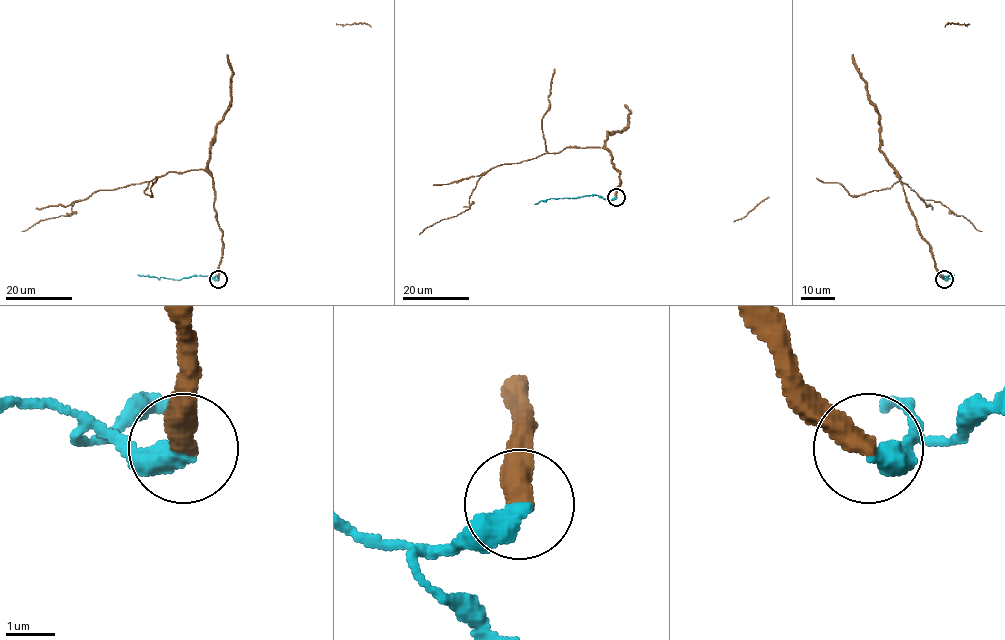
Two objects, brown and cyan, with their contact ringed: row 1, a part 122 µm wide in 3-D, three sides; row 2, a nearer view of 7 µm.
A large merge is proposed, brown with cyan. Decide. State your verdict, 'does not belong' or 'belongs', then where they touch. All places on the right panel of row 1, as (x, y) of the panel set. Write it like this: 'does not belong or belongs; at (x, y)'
does not belong; at (944, 279)

